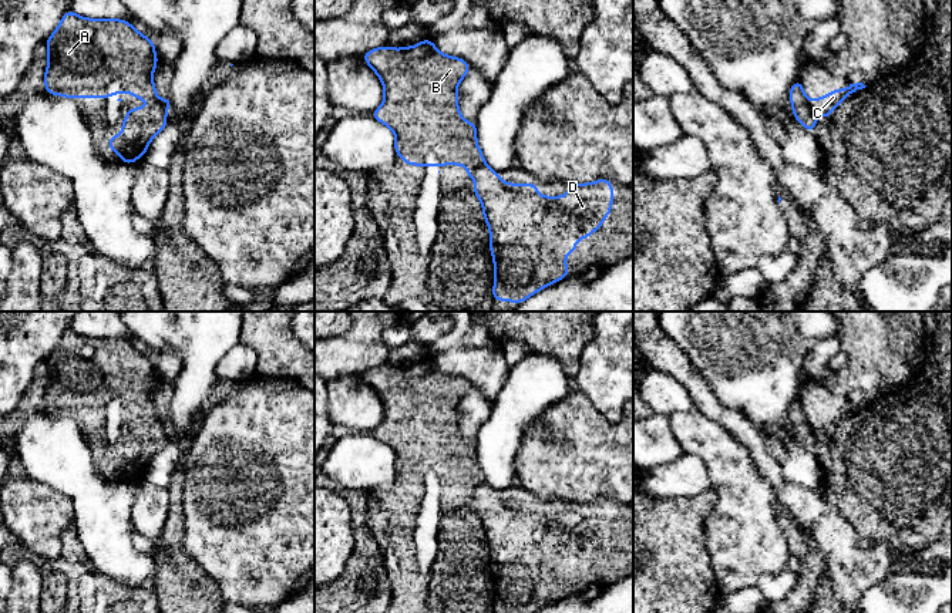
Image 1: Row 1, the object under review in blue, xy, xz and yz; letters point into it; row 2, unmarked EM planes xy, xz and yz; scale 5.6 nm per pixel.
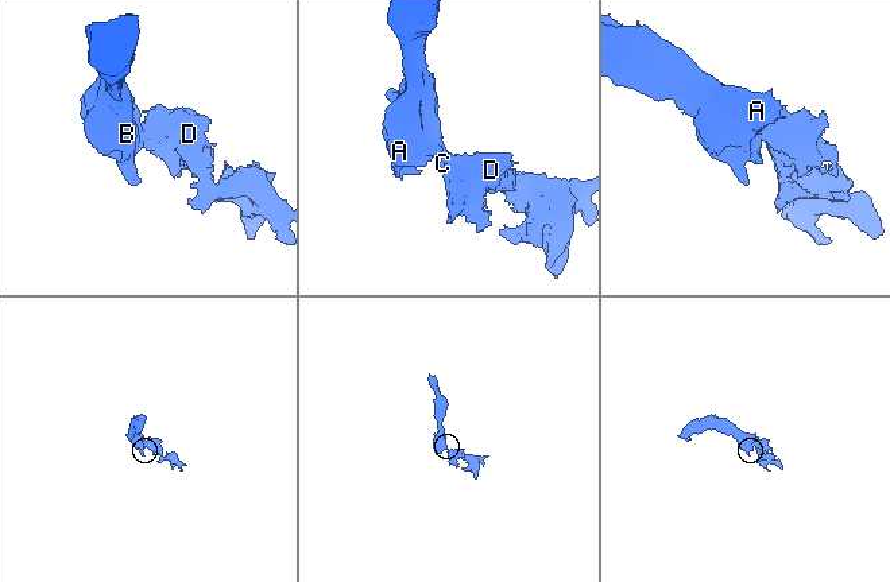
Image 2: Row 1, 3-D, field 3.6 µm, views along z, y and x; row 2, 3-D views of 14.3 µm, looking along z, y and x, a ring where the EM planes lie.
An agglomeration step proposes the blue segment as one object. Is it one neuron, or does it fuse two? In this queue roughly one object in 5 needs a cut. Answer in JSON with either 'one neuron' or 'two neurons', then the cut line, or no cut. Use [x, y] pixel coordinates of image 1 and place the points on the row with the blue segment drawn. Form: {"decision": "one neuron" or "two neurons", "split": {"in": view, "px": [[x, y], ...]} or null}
{"decision": "two neurons", "split": {"in": "xz", "px": [[484, 164], [471, 175]]}}

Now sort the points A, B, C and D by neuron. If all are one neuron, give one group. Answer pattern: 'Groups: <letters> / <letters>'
Groups: A B / C D

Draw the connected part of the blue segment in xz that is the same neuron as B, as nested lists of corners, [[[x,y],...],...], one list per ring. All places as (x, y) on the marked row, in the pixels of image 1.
[[[428,38],[404,48],[383,46],[364,53],[361,58],[384,87],[384,101],[371,117],[396,134],[396,155],[403,158],[404,165],[464,165],[468,168],[467,178],[485,165],[477,144],[475,122],[465,121],[458,110],[457,87],[471,70],[465,60],[440,53]]]

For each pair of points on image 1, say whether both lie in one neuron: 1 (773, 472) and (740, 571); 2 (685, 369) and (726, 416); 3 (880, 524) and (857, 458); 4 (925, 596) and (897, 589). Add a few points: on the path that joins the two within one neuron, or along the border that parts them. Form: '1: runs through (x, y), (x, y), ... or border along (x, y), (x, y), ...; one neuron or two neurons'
1: border along (750, 454), (757, 472), (774, 491), (781, 511); two neurons
2: runs through (693, 381), (713, 406); one neuron
3: runs through (874, 508), (874, 480), (868, 474); one neuron
4: runs through (918, 596), (904, 596); one neuron

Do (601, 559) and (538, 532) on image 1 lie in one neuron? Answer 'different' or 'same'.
same

